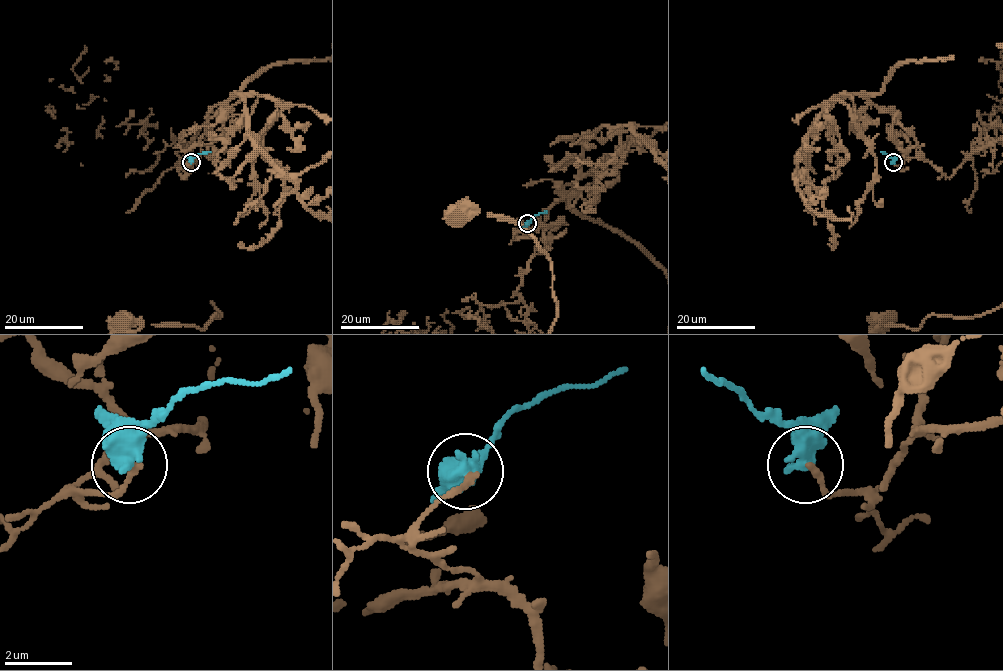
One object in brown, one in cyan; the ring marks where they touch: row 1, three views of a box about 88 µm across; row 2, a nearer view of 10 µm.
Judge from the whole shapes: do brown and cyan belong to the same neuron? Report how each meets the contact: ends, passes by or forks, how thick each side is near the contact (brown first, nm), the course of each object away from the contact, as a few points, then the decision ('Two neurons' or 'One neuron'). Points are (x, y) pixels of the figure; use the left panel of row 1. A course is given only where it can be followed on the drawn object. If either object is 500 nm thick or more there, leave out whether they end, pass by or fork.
Thickness 190 nm (brown) against 650 nm. Course of cyan: (191, 162), (197, 154), (210, 151). Two neurons

